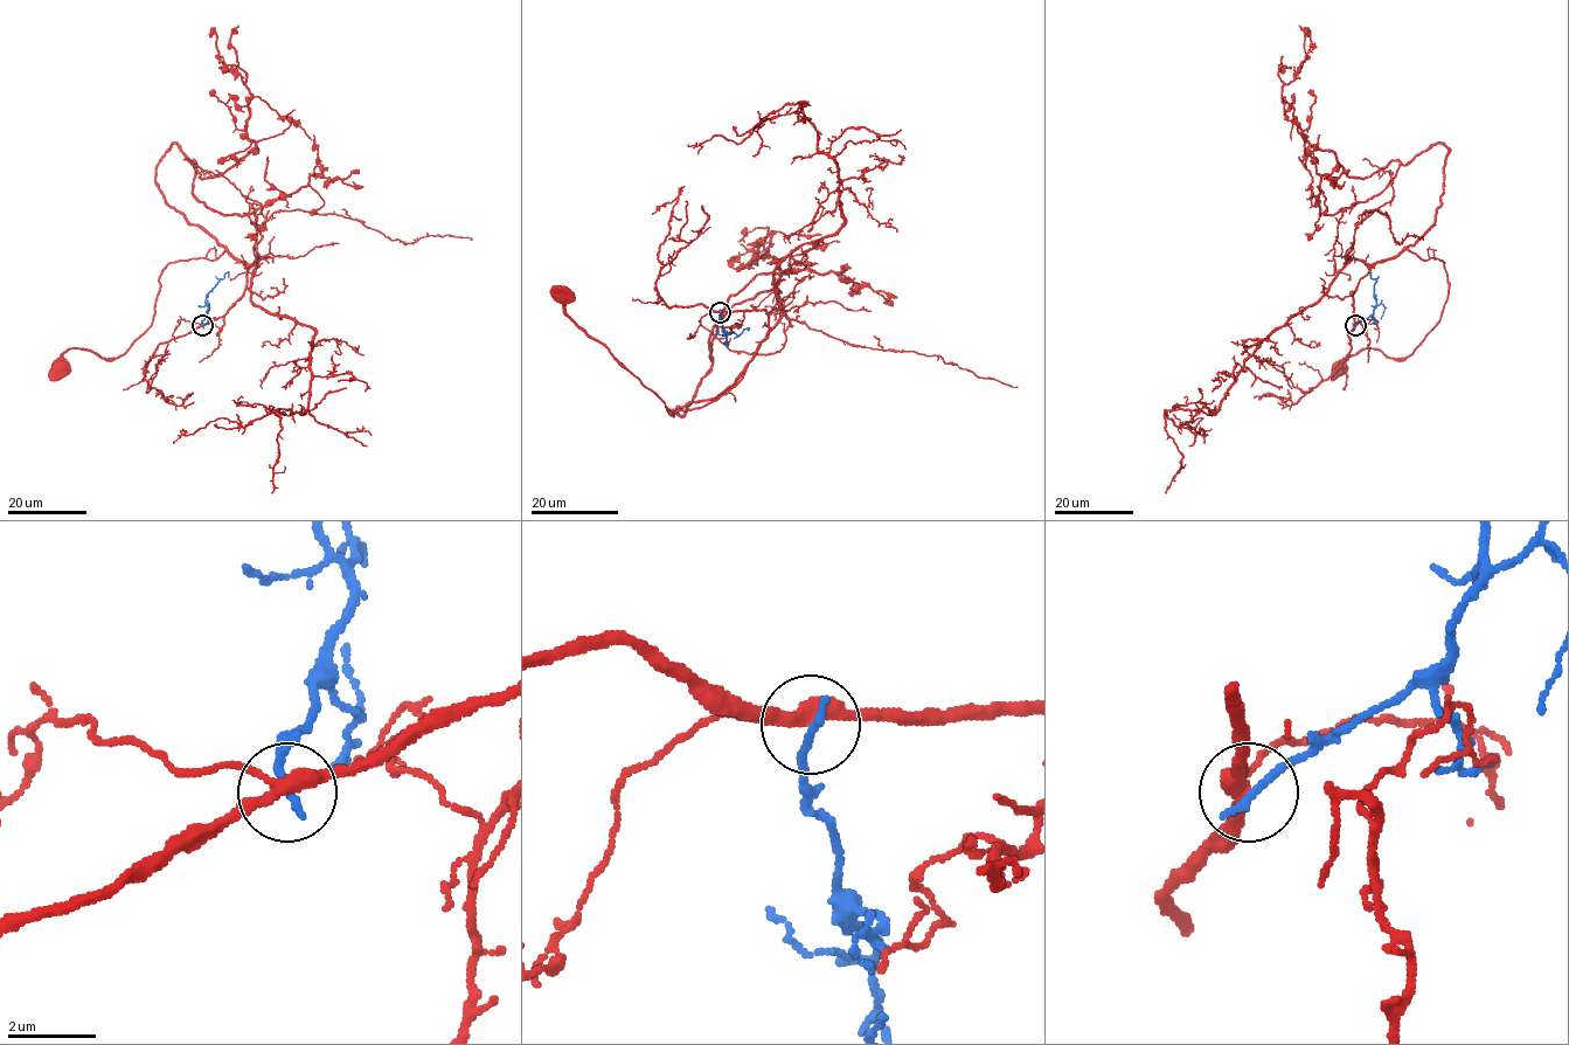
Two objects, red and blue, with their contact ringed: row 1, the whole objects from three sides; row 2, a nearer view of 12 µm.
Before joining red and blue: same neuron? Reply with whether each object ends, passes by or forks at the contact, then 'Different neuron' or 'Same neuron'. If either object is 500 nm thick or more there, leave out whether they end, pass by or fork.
At the ring red forks. At the ring blue ends. Different neuron

